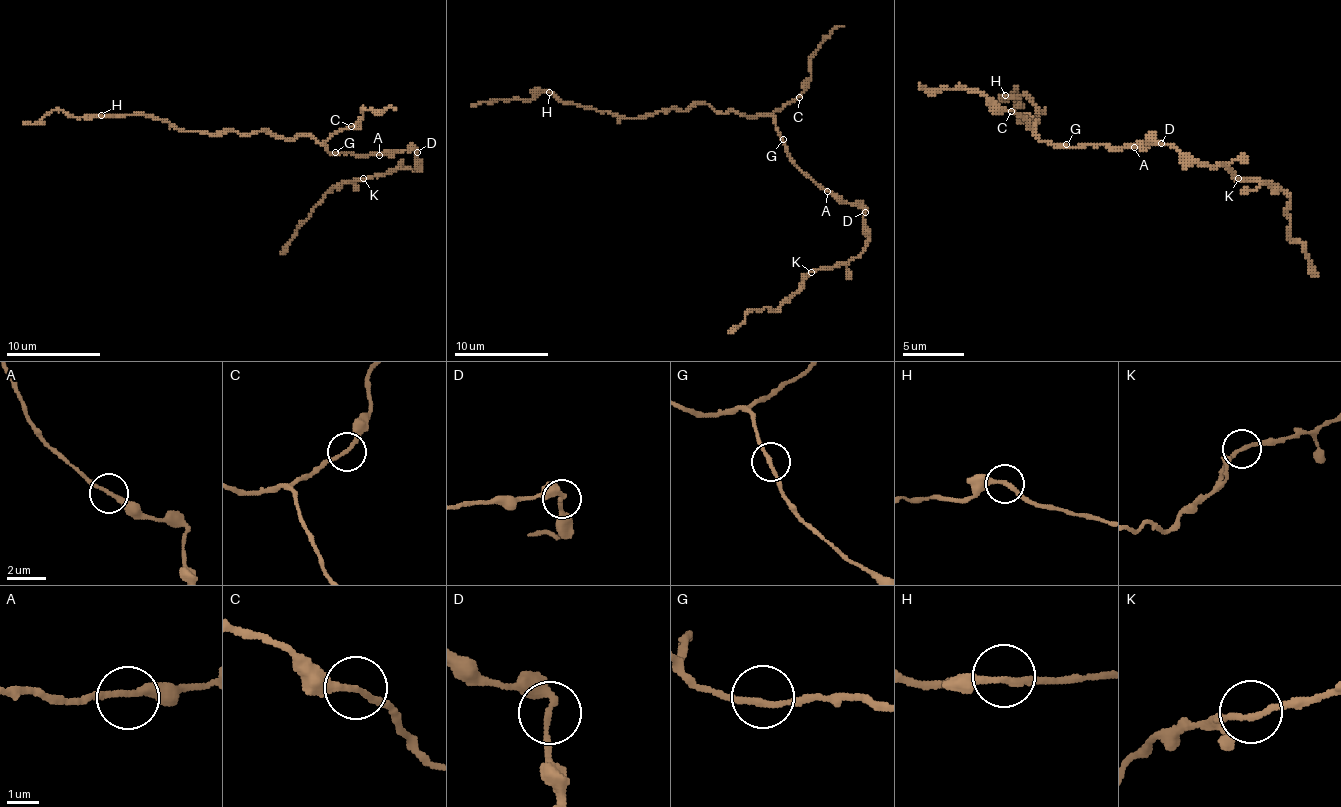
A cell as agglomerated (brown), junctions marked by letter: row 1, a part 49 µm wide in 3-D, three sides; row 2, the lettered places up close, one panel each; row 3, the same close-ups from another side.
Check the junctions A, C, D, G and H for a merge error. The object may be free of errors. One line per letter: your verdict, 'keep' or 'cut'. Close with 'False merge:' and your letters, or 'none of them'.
A: keep
C: keep
D: keep
G: keep
H: keep
False merge: none of them

